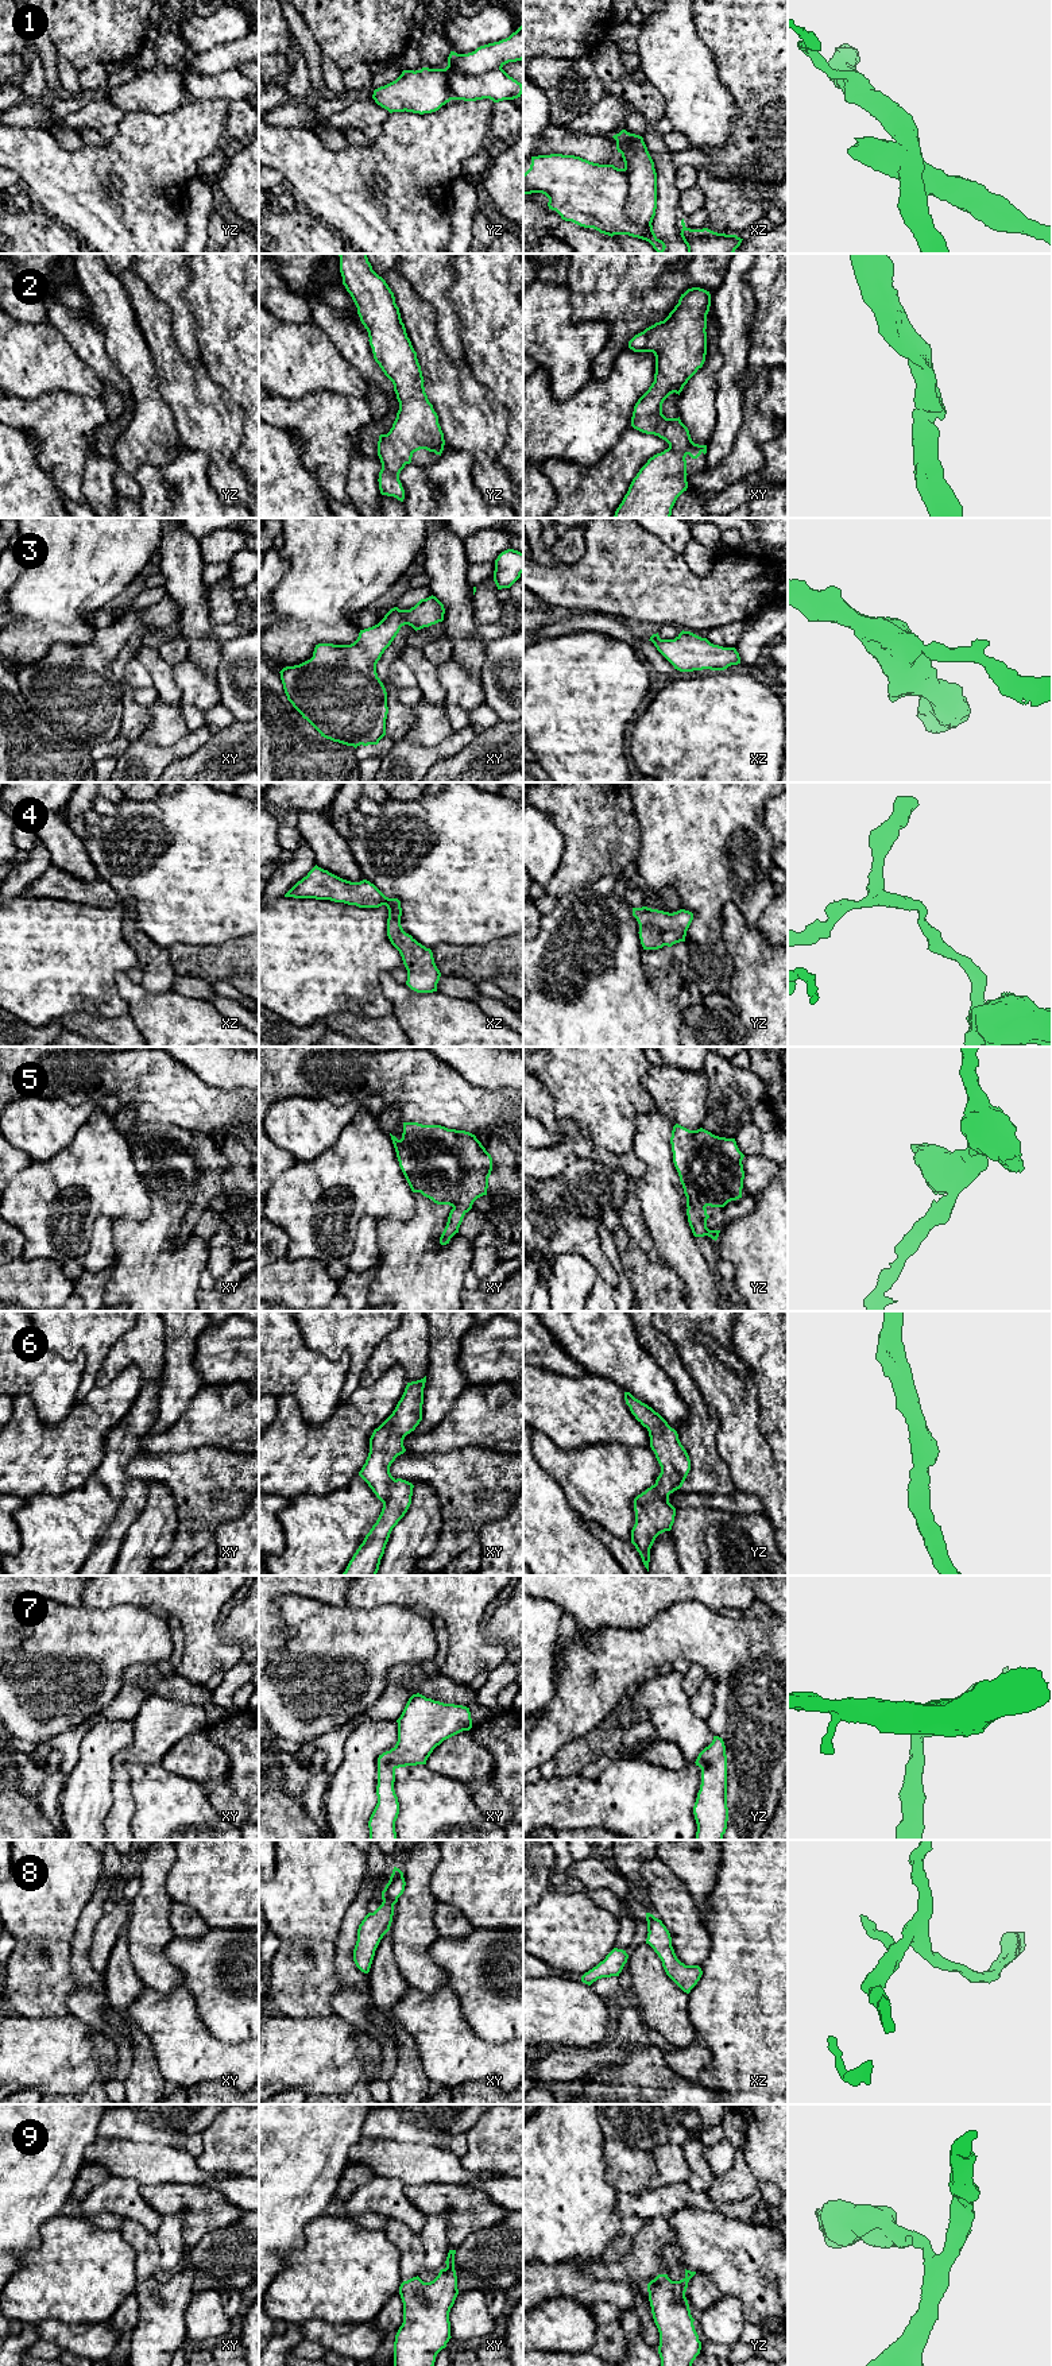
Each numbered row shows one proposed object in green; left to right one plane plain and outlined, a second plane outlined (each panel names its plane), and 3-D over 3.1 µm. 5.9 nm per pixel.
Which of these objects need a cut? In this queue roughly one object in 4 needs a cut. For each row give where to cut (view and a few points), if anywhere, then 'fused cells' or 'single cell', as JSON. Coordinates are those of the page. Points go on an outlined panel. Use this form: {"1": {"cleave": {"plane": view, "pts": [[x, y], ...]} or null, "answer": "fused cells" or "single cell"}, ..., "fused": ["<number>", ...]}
{"1": {"cleave": {"plane": "xz", "pts": [[622, 169], [629, 178], [626, 215], [645, 229]]}, "answer": "fused cells"}, "2": {"cleave": null, "answer": "single cell"}, "3": {"cleave": null, "answer": "single cell"}, "4": {"cleave": null, "answer": "single cell"}, "5": {"cleave": null, "answer": "single cell"}, "6": {"cleave": null, "answer": "single cell"}, "7": {"cleave": null, "answer": "single cell"}, "8": {"cleave": null, "answer": "single cell"}, "9": {"cleave": null, "answer": "single cell"}, "fused": ["1"]}

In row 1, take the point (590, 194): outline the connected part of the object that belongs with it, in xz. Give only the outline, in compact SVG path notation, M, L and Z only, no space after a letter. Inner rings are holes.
M550 154L531 156L530 169L523 174L523 194L542 193L549 198L548 206L556 210L562 220L584 228L593 228L600 233L629 235L649 241L662 254L666 248L660 240L651 223L641 229L626 213L630 178L623 169L614 165L599 165L575 155Z

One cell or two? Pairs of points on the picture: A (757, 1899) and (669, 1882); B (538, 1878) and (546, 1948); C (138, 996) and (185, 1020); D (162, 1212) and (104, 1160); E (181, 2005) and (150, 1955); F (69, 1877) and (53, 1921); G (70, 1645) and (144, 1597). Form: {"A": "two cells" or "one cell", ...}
{"A": "two cells", "B": "two cells", "C": "one cell", "D": "two cells", "E": "two cells", "F": "one cell", "G": "two cells"}

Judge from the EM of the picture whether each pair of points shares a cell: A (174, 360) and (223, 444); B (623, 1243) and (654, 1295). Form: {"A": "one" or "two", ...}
{"A": "one", "B": "one"}

